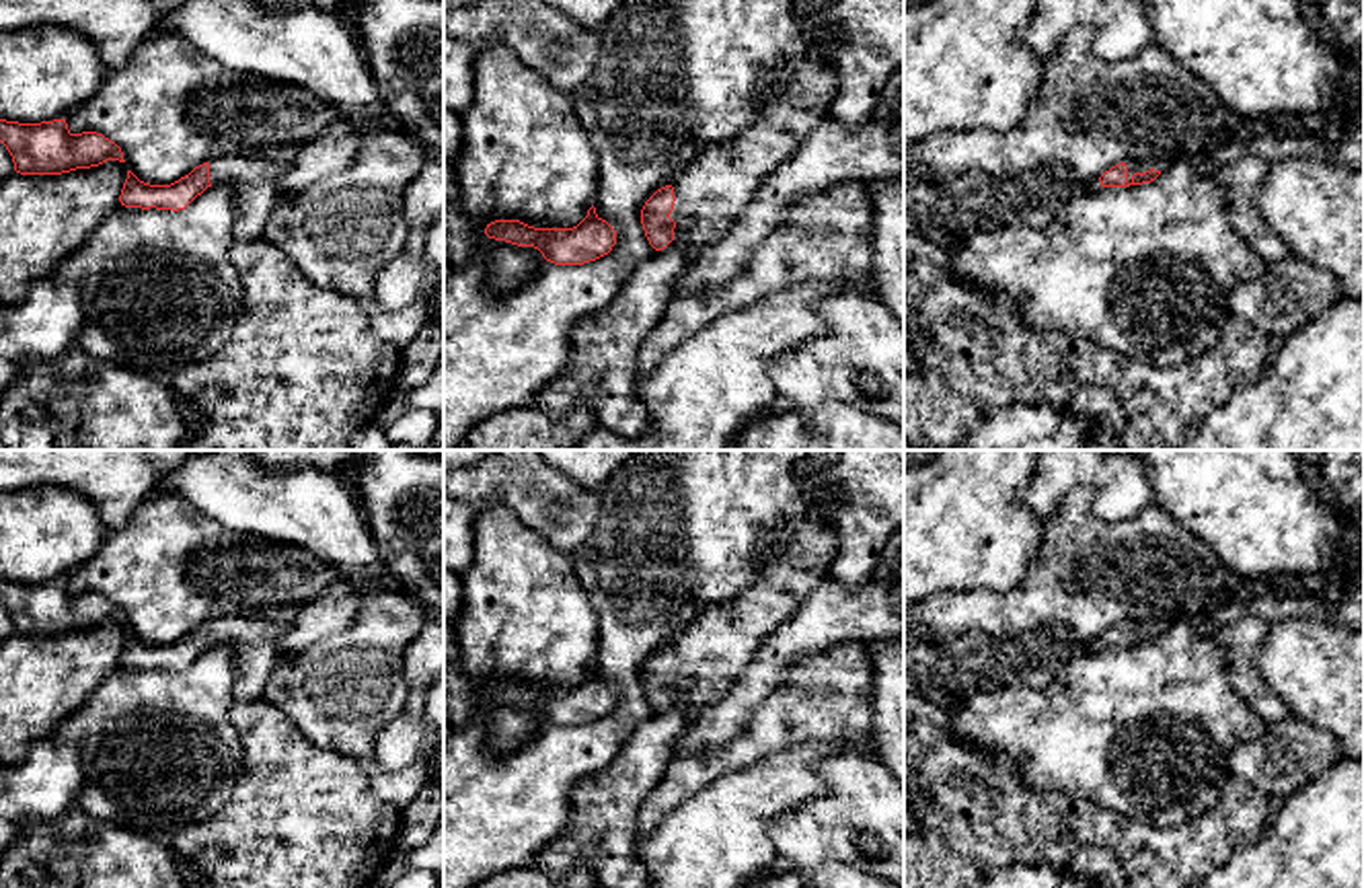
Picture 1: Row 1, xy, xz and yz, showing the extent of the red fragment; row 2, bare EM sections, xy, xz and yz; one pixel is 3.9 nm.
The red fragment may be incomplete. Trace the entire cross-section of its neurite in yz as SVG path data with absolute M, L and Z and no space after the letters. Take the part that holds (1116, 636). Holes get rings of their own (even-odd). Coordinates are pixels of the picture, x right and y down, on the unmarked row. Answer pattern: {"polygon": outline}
{"polygon": "M1120 623L1095 639L1091 648L1130 648L1150 643L1161 635L1163 629L1165 627L1159 623Z"}

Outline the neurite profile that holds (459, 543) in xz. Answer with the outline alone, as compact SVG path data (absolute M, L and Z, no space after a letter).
M444 497L444 571L464 574L475 557L475 524L477 510Z

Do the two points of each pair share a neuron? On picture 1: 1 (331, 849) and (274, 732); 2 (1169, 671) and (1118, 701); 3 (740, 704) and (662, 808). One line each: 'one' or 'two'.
1: one
2: one
3: two

